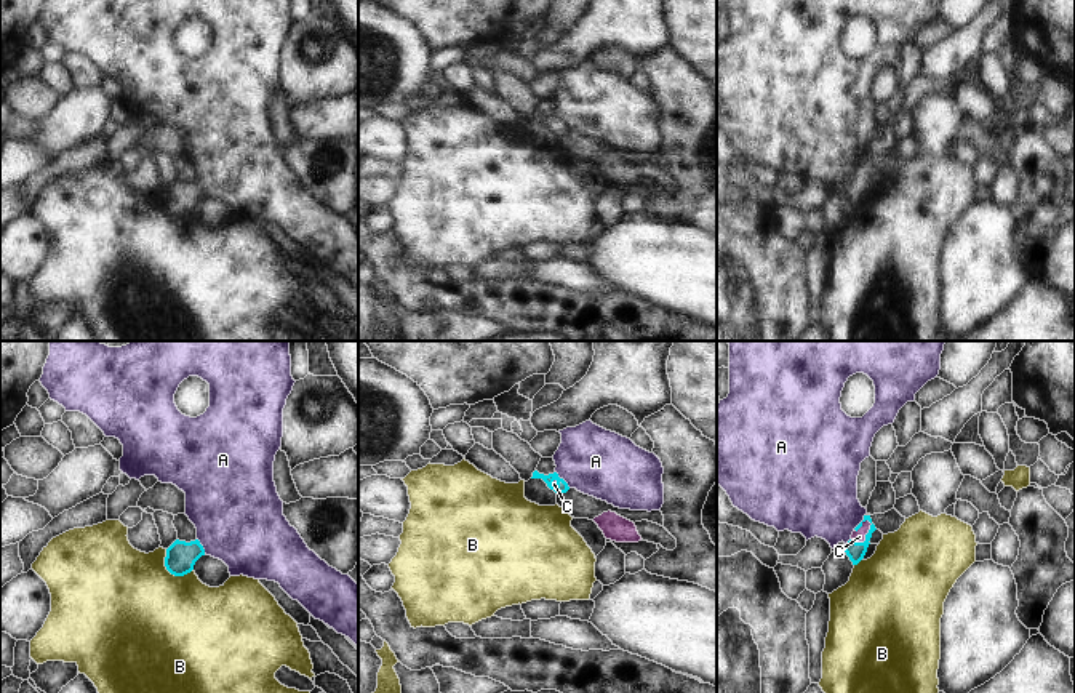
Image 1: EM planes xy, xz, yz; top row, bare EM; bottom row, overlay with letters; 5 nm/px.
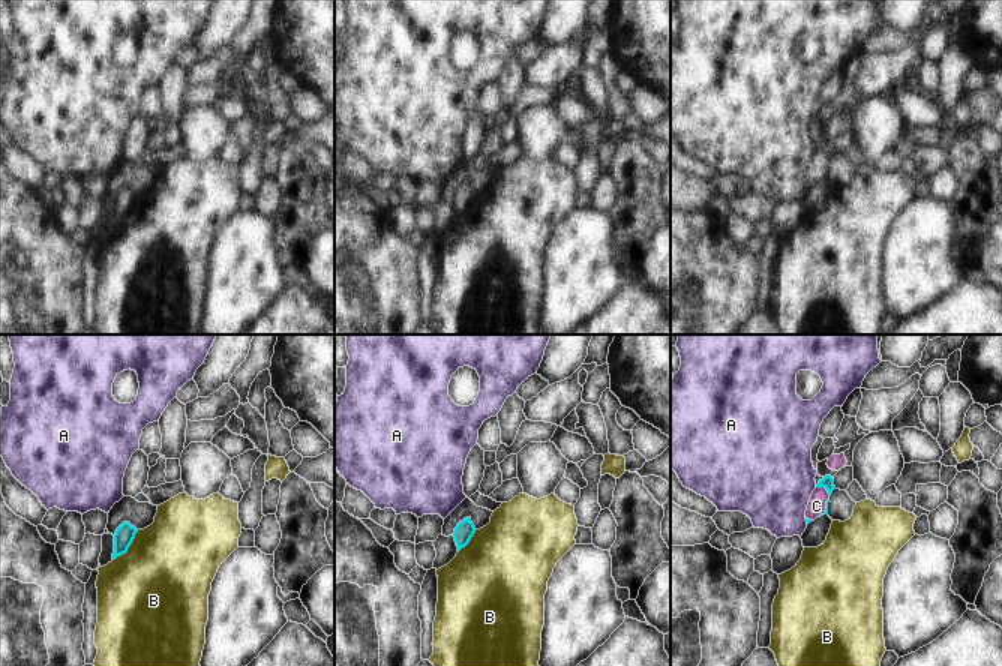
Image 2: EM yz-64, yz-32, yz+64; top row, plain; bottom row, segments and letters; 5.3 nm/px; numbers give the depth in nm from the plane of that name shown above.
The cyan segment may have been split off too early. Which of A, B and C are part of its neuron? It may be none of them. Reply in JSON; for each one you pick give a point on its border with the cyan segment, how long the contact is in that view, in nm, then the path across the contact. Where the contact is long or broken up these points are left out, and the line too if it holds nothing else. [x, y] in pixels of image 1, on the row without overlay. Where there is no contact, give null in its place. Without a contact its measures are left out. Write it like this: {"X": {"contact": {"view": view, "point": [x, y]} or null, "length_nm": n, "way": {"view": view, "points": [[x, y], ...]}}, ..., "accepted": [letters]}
{"C": {"contact": {"view": "yz", "point": [866, 178]}, "length_nm": 140, "way": {"view": "yz", "points": [[856, 192], [866, 178], [859, 178]]}}, "accepted": ["C"]}

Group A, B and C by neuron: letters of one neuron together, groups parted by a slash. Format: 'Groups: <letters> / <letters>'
Groups: A / B / C

